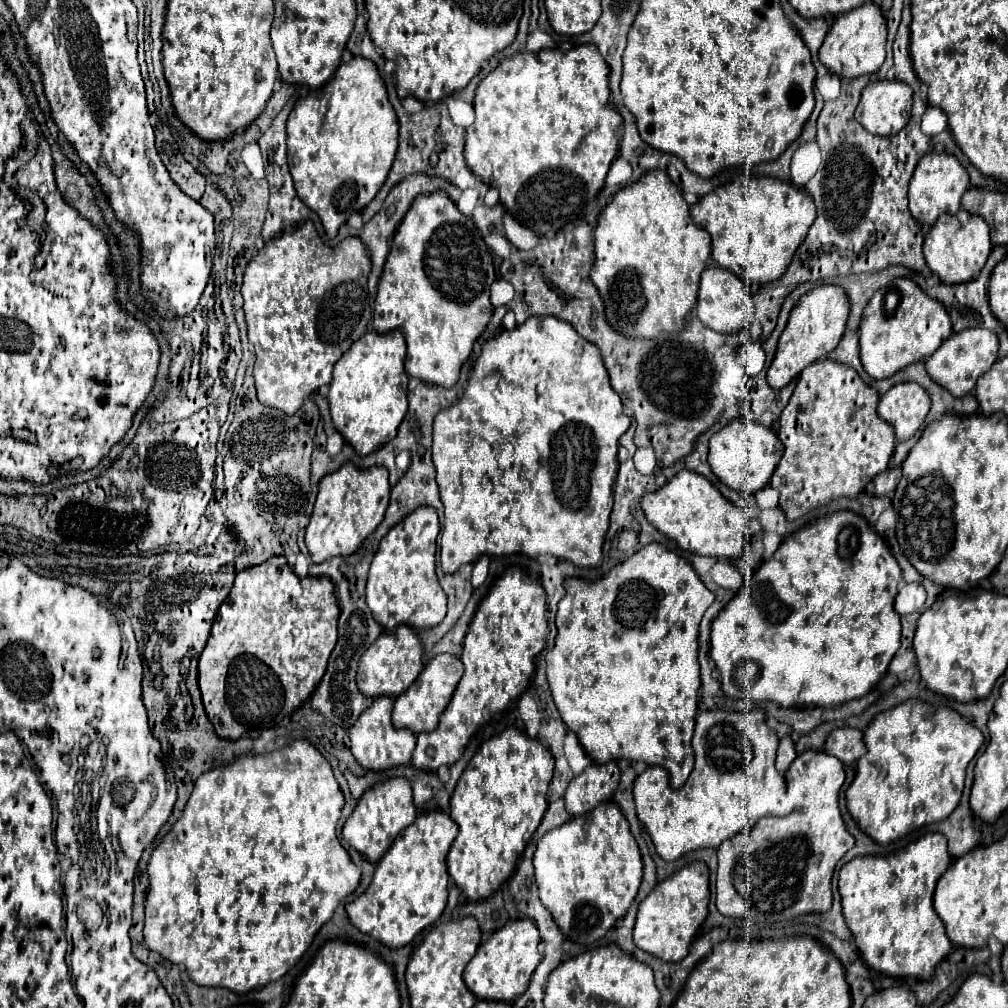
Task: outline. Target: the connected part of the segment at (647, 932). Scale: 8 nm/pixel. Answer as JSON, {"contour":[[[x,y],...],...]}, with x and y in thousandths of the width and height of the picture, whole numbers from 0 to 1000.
{"contour":[[[685,856],[673,866],[651,876],[645,888],[633,900],[633,912],[629,918],[631,939],[643,943],[657,953],[675,953],[683,947],[683,939],[702,910],[704,880],[702,860],[698,856]]]}

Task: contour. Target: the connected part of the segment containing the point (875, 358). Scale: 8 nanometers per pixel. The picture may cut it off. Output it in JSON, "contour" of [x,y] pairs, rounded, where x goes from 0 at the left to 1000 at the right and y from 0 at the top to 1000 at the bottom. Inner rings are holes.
{"contour":[[[891,275],[865,293],[861,303],[857,305],[851,330],[853,330],[853,358],[859,370],[865,376],[879,376],[885,374],[889,368],[909,358],[917,358],[921,352],[925,352],[933,344],[933,340],[937,340],[937,336],[940,336],[940,332],[944,330],[944,318],[940,316],[940,309],[937,309],[937,303],[933,299],[921,295],[907,279]]]}

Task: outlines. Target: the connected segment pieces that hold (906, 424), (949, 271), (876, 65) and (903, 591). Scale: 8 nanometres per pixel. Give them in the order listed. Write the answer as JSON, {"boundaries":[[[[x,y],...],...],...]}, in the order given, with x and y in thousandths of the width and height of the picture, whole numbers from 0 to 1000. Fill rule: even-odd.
{"boundaries":[[[[893,380],[885,384],[871,402],[871,412],[887,424],[889,438],[901,438],[917,420],[923,408],[923,396],[911,380]]],[[[952,207],[948,213],[933,213],[929,223],[917,237],[917,255],[927,273],[933,275],[937,281],[958,281],[966,277],[972,267],[976,265],[980,253],[984,249],[980,221],[972,217],[972,213],[964,213]]],[[[855,3],[853,7],[841,11],[841,15],[833,15],[823,27],[815,47],[813,61],[815,64],[831,74],[833,78],[849,78],[853,74],[863,74],[873,68],[879,59],[879,19],[873,11],[871,3]]],[[[899,578],[893,582],[889,594],[887,594],[887,604],[891,610],[901,610],[911,606],[919,596],[919,586],[913,578]]]]}

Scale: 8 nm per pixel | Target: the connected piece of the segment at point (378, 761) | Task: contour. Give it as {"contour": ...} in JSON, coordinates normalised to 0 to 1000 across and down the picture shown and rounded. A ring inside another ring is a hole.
{"contour":[[[377,691],[371,693],[369,699],[361,705],[361,709],[357,709],[357,713],[353,713],[353,717],[347,723],[347,743],[349,749],[355,753],[355,757],[361,763],[367,765],[383,765],[389,761],[397,761],[407,757],[409,753],[409,745],[411,745],[411,737],[413,737],[413,729],[405,723],[391,723],[387,717],[387,707],[389,707],[389,693],[387,691]]]}

